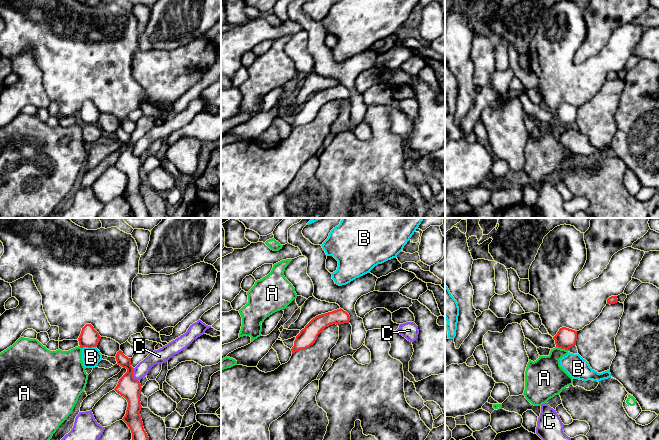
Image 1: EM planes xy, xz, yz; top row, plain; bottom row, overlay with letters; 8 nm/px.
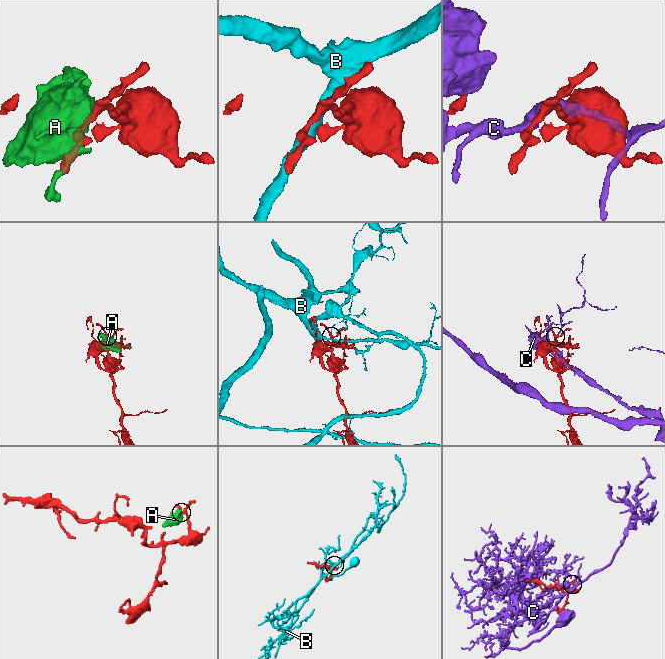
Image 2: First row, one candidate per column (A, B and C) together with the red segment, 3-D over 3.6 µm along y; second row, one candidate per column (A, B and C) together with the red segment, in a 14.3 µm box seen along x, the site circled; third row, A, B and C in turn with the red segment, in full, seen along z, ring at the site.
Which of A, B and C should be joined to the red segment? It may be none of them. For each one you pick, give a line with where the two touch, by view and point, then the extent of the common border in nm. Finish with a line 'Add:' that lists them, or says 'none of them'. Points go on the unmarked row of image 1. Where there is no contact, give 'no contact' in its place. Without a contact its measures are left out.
Add: none of them

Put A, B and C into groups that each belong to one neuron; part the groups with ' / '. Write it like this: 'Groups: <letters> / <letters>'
Groups: A / B / C

